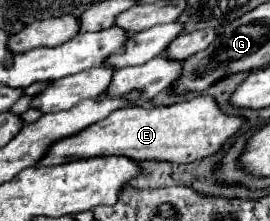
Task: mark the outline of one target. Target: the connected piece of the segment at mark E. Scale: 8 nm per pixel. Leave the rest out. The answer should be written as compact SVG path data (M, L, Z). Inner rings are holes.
M202 95L168 107L122 107L110 113L106 119L92 123L84 131L54 143L38 165L58 165L72 159L96 155L126 155L136 161L156 159L172 163L192 163L218 153L222 145L242 129L244 123L246 117L226 115L216 99L210 95Z

